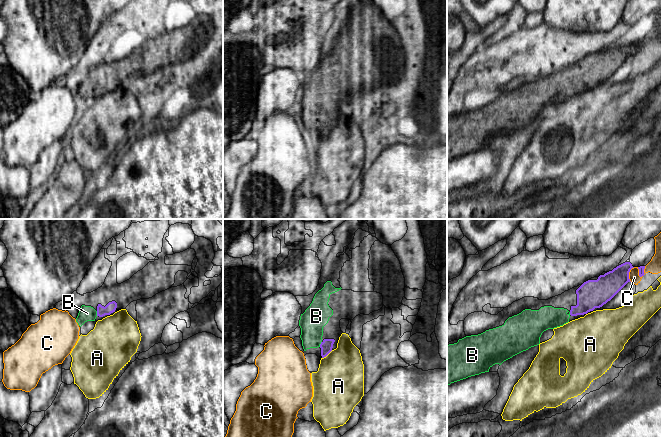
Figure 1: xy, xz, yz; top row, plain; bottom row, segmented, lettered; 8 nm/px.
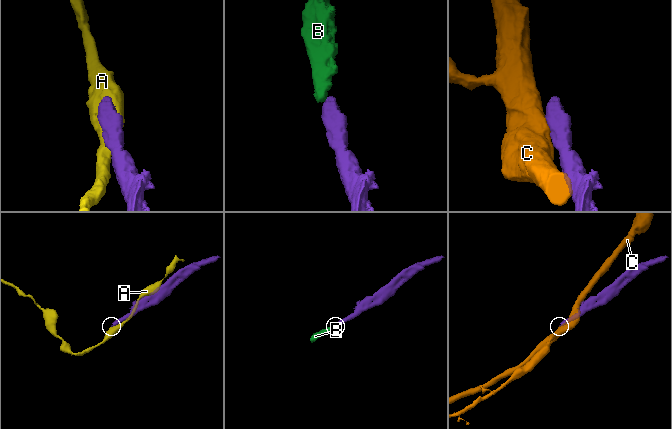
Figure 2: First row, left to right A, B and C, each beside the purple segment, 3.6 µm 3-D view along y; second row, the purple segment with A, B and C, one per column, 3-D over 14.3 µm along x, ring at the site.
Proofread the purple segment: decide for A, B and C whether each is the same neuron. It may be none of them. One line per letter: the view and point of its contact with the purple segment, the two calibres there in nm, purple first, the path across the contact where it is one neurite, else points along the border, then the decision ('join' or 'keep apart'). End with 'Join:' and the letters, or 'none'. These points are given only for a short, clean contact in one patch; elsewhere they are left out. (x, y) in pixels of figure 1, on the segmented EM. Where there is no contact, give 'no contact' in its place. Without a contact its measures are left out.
A: xz (327, 354) | 100/400 nm | keep apart
B: xz (320, 344) | 100/200 nm | across xz (326, 346), (320, 344), (316, 340), (316, 316) | join
C: yz (628, 274) | 200/90 nm | along yz (634, 267), (629, 272), (630, 281) | keep apart
Join: B

